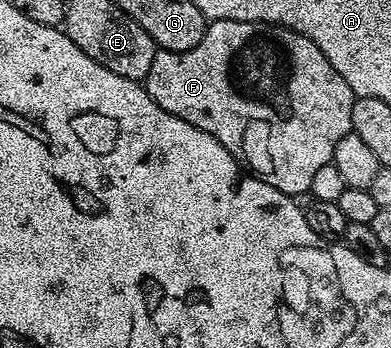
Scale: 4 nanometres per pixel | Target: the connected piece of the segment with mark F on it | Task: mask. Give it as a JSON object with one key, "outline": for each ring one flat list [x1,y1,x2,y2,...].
{"outline":[[213,19,207,25,204,36,200,44,196,44,196,48,188,48,188,52,155,49,152,68,148,68,148,76,144,80,144,85,152,96,152,100,156,100,156,104,160,104,164,112,172,112,172,116,180,116,180,120,188,120,188,124,200,128,200,132,208,132,208,136,216,136,216,140,220,140,220,144,224,144,224,148,228,148,232,157,244,164,245,169,251,175,261,178,272,188,291,196,305,195,309,191,316,171,324,168,324,164,334,161,336,144,340,144,340,140,344,140,344,136,351,133,352,104,355,99,352,88,348,88,344,76,340,76,340,72,336,72,336,68,328,64,328,56,324,56,324,52,320,52,320,48,316,48,316,44,308,40,308,36,290,30,286,26,275,26,268,22]]}

